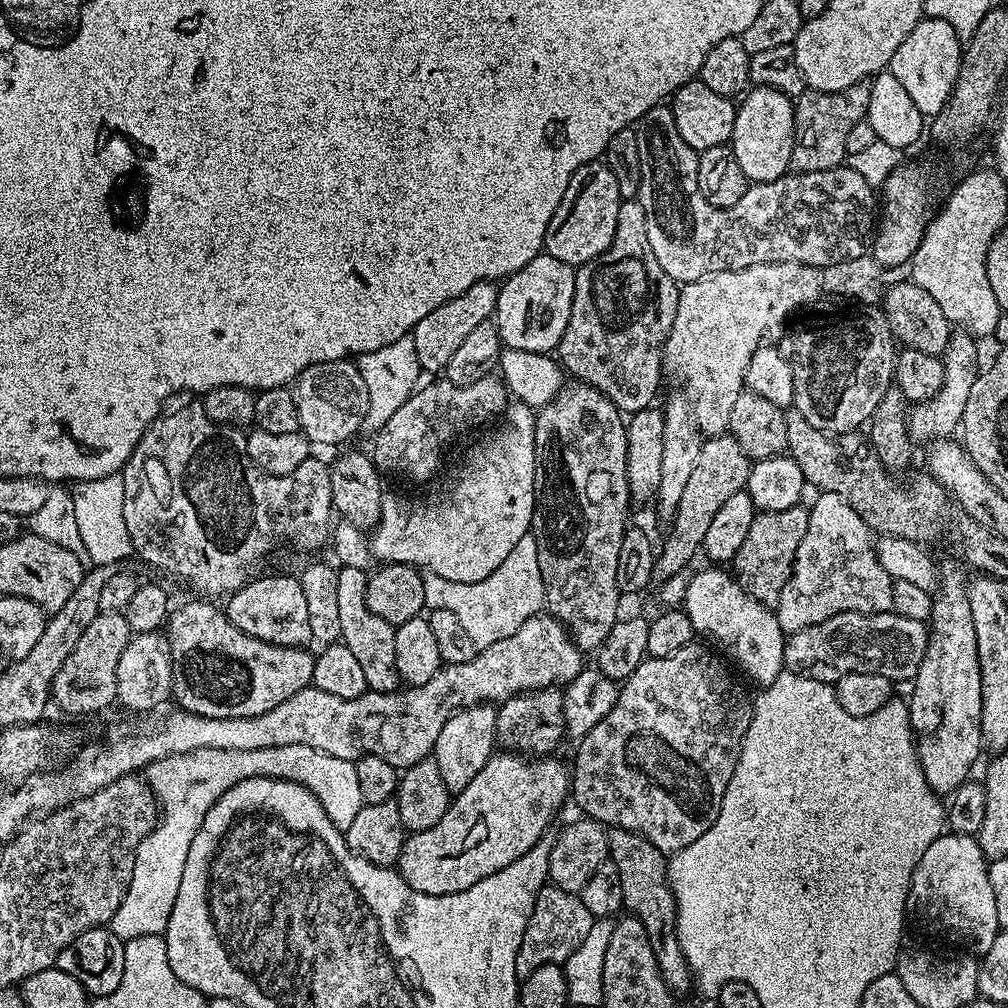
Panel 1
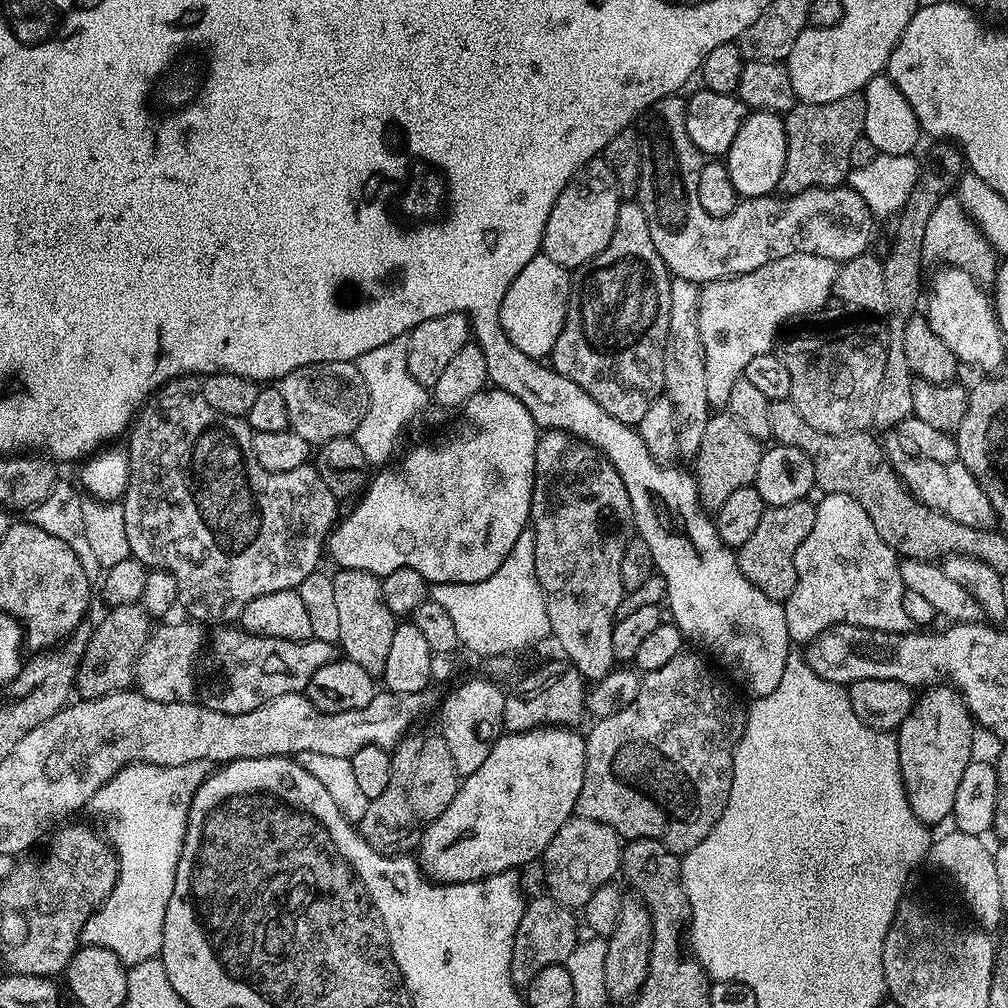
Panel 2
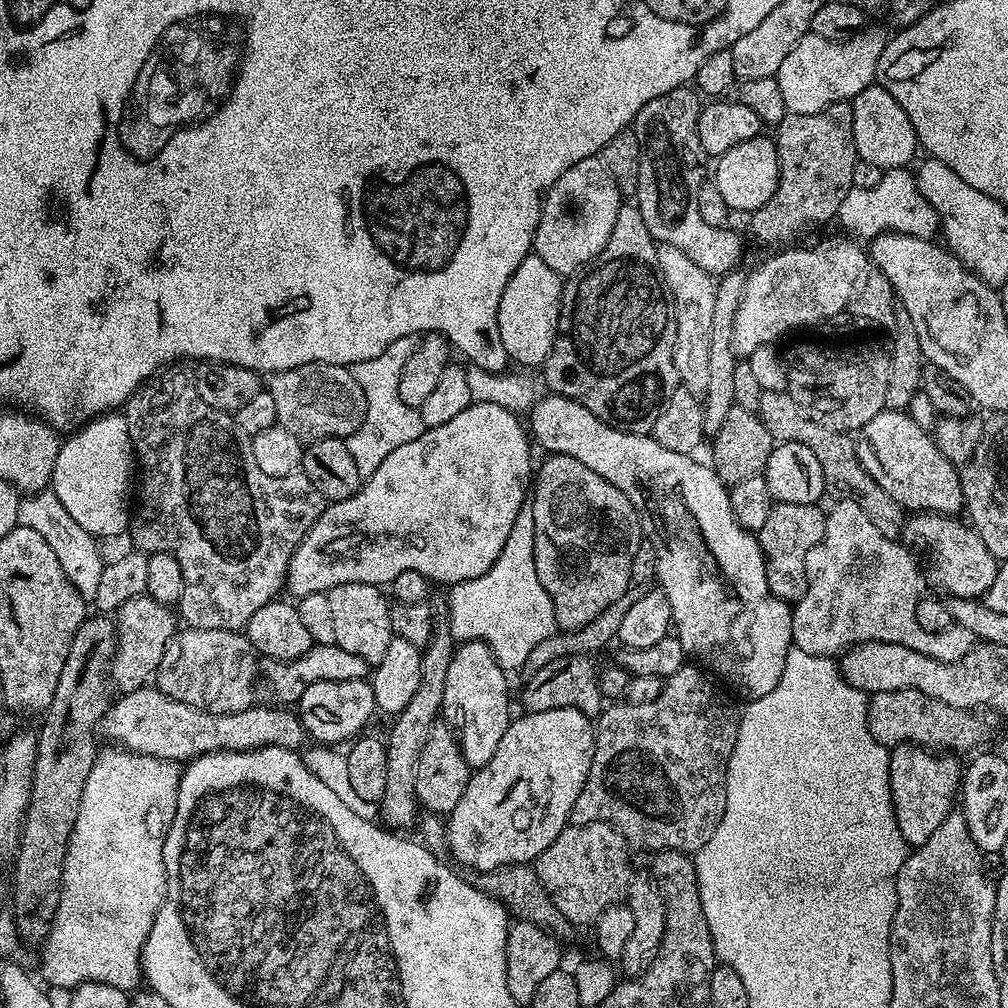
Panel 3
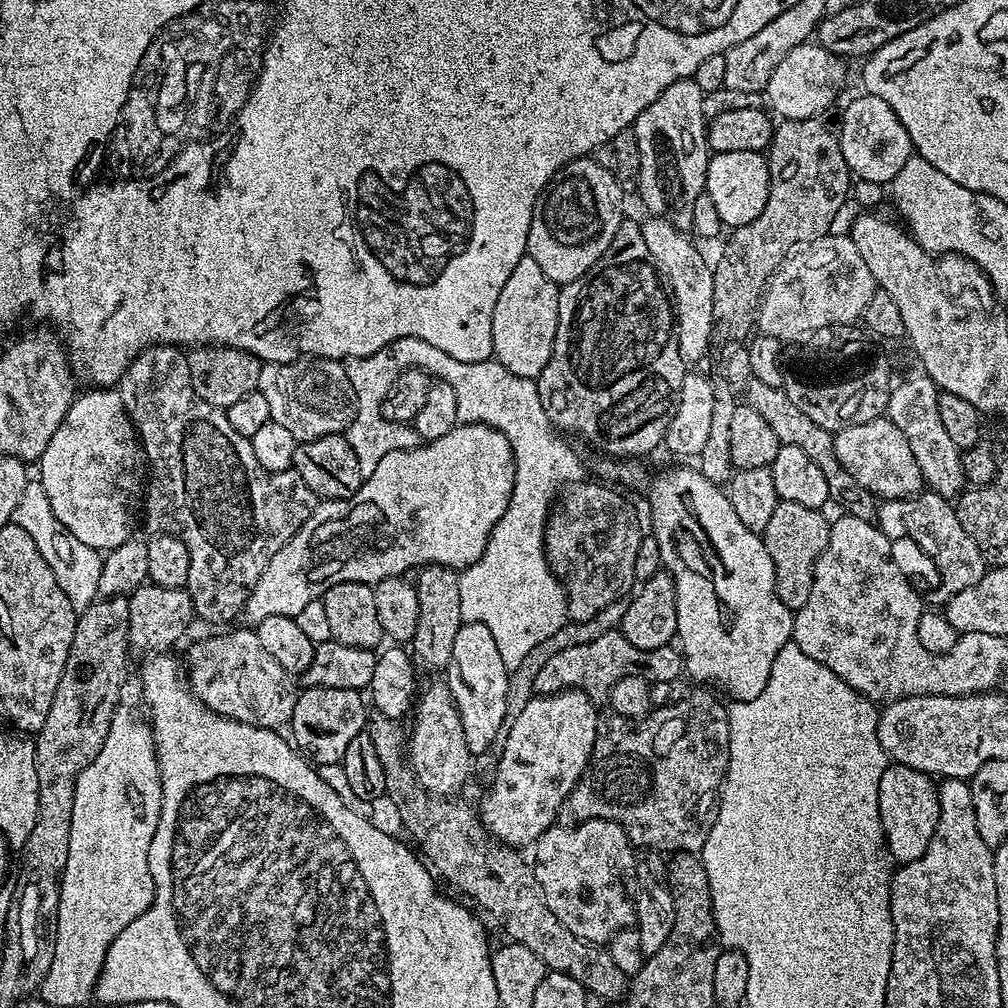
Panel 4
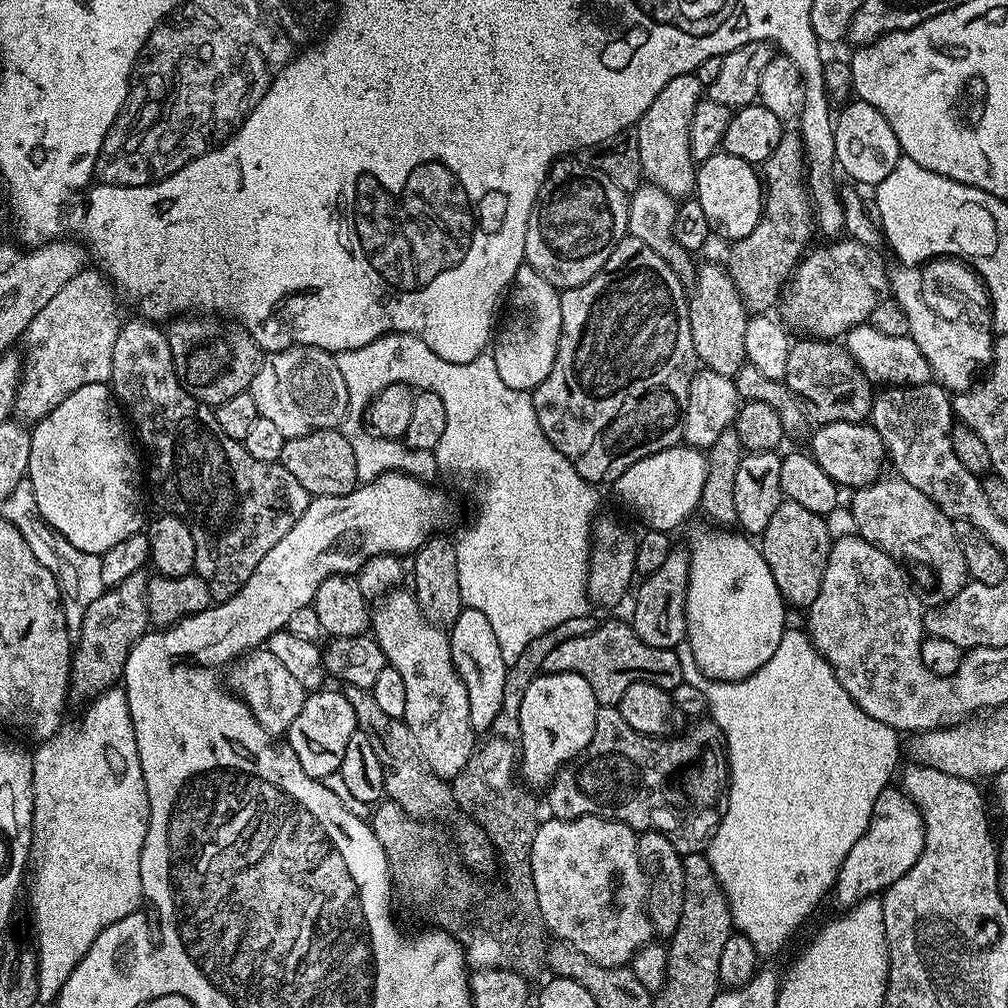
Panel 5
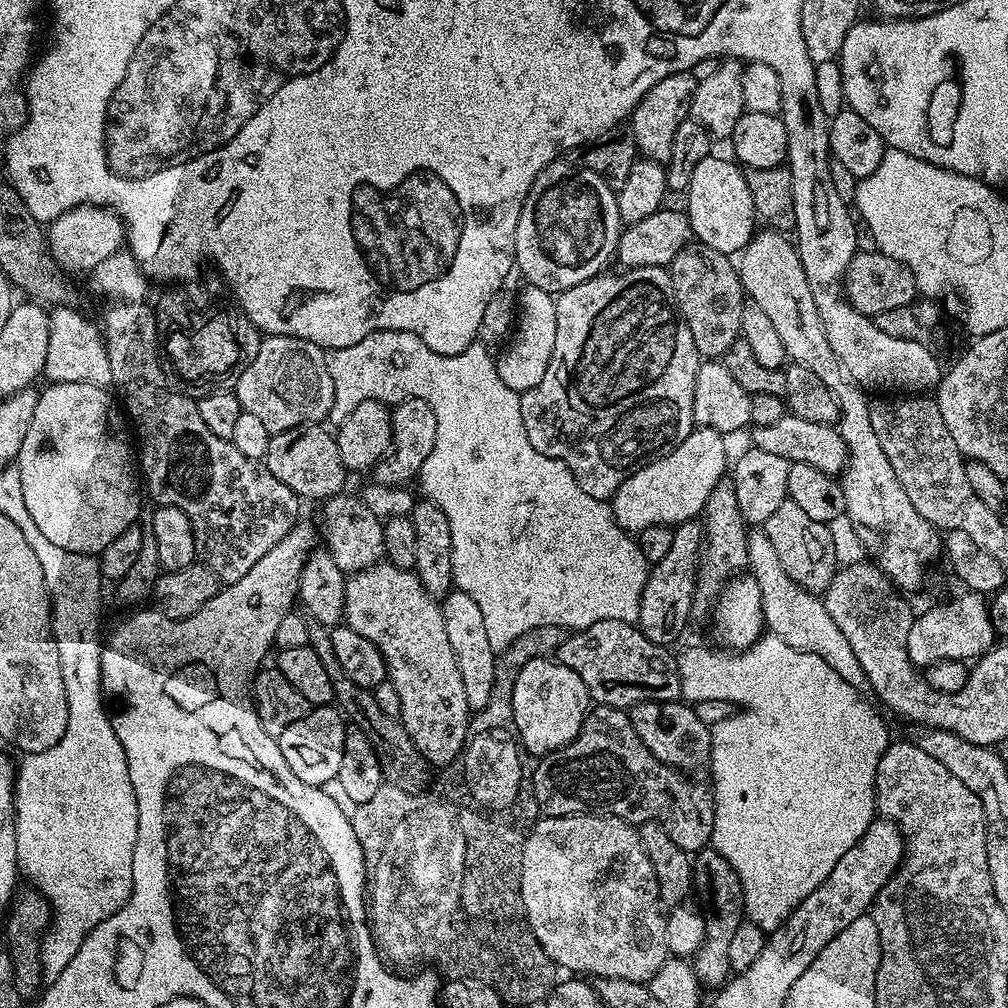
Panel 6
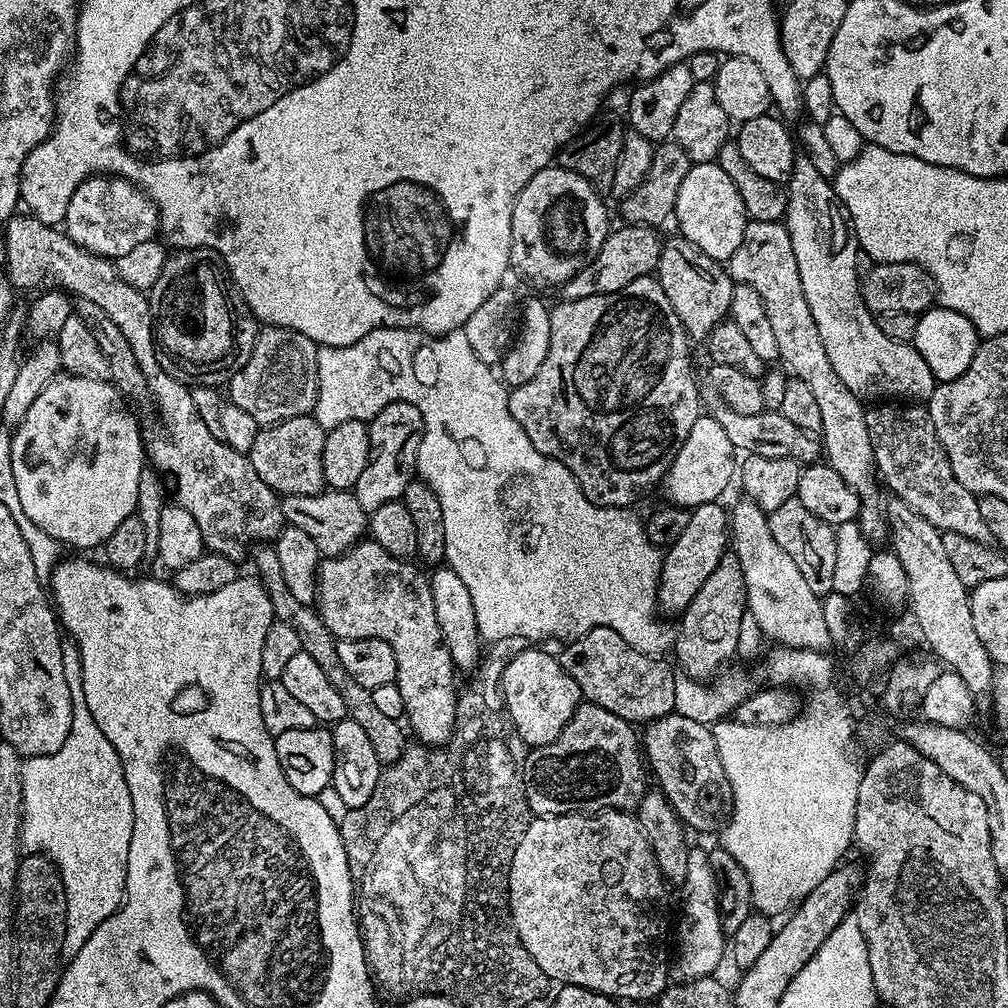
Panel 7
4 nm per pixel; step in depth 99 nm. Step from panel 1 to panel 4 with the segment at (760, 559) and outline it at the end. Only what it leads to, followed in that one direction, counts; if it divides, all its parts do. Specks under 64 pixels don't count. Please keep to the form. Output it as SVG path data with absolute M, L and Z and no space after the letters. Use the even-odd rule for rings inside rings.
M785 500L774 506L774 514L762 533L762 539L770 554L770 562L774 562L776 593L787 608L795 610L806 606L806 598L810 598L814 586L814 566L822 550L826 550L829 527L819 508L798 506L798 502Z

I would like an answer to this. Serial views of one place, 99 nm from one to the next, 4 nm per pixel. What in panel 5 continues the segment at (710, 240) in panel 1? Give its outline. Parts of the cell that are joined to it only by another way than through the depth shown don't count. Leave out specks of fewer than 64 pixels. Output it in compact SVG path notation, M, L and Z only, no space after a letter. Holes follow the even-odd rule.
M687 72L681 76L670 78L662 90L658 90L658 98L650 100L650 110L642 114L642 118L634 126L638 138L638 154L642 154L642 170L647 183L666 190L673 198L688 198L693 195L696 186L696 170L698 164L693 160L690 150L690 124L694 108L702 99L702 86L695 74Z

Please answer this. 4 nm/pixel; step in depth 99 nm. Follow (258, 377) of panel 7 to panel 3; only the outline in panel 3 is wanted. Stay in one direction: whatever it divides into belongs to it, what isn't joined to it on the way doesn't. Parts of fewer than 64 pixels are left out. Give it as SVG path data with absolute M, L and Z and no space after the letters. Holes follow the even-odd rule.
M307 364L275 373L270 391L278 409L278 422L302 442L354 435L367 412L362 386L343 364Z

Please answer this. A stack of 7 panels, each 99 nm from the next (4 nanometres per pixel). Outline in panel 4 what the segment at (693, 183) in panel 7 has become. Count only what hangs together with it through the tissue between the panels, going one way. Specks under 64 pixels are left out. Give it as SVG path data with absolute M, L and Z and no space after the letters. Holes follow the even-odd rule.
M730 150L709 155L708 169L704 179L704 192L714 202L718 210L721 225L735 230L754 222L758 214L762 214L762 206L766 206L770 174L764 152L754 150Z

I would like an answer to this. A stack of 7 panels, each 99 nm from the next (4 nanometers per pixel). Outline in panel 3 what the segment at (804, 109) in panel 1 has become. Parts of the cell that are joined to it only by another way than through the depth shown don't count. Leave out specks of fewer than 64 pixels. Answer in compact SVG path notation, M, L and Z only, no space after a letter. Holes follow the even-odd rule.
M845 102L843 104L832 104L826 110L822 110L818 114L794 114L788 112L780 122L775 125L774 139L776 141L776 149L778 150L778 162L780 163L780 181L774 190L774 194L770 198L770 202L766 202L766 206L762 206L757 212L751 213L750 220L752 220L752 228L760 236L765 236L768 240L784 240L787 236L792 236L795 232L803 230L807 224L820 224L823 220L828 220L837 215L839 208L842 206L843 199L846 198L847 192L853 187L853 171L857 162L857 152L854 140L854 126L852 125L852 106L851 103Z

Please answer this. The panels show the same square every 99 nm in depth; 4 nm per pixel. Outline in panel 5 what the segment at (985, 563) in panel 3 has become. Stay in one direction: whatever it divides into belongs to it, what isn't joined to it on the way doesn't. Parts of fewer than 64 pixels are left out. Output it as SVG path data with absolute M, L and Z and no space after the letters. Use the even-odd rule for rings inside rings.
M886 476L851 493L850 509L856 523L856 532L866 542L893 556L897 562L908 559L916 564L925 564L936 579L932 584L932 593L926 596L929 605L941 604L954 598L958 590L969 583L970 577L953 521L934 502L930 502L922 490L910 486L910 482L901 476Z

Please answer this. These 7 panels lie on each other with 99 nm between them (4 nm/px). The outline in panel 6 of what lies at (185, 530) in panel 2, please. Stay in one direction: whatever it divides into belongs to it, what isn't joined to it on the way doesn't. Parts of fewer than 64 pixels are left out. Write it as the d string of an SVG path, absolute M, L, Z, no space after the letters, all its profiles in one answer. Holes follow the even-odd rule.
M116 302L111 307L104 316L102 335L104 343L108 345L112 384L120 391L118 396L127 415L132 415L132 420L136 423L134 436L137 441L140 439L138 468L142 473L147 495L149 492L156 499L157 505L178 506L178 510L182 510L182 514L190 518L197 557L210 570L214 570L216 577L224 584L238 582L242 574L250 574L258 558L264 557L271 548L278 546L278 542L282 542L282 538L286 538L286 534L290 534L290 530L296 527L296 515L300 512L300 504L302 505L301 497L296 496L294 490L286 486L286 482L274 478L274 474L270 474L263 462L246 458L246 454L235 448L231 440L218 438L218 434L214 434L214 430L206 426L202 414L198 414L198 406L193 397L172 392L168 385L169 373L162 363L160 332L156 329L153 305L148 302Z

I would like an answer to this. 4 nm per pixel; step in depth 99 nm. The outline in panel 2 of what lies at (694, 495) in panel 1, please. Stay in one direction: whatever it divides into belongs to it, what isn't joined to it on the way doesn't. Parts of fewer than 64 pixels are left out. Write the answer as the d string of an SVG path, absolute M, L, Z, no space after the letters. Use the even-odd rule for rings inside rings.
M720 410L709 415L706 431L702 433L702 446L698 446L694 457L696 485L700 491L700 503L705 509L720 508L734 490L755 485L758 462L764 454L761 441L756 440L754 434L750 434L750 430L746 430L746 426L742 426L731 412Z

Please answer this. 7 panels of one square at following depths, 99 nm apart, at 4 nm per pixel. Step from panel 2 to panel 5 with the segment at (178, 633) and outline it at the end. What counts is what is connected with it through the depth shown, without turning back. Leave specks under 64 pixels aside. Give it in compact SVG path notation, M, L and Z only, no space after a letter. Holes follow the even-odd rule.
M264 646L232 661L226 672L226 688L252 711L254 718L258 718L269 734L277 738L283 737L294 718L298 718L308 695L305 688L283 668L282 662L278 662L278 658L274 658L274 654L270 654Z

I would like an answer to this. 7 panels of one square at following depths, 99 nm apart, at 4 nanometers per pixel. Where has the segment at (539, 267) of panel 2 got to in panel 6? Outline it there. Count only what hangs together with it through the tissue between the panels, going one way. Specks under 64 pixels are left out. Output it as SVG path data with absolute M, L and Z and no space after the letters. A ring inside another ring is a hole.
M533 284L524 286L524 289L518 292L518 319L507 341L508 349L501 356L495 357L498 378L502 378L502 382L506 382L510 390L522 394L542 382L546 366L550 366L550 354L554 354L555 329L556 302L553 293Z

